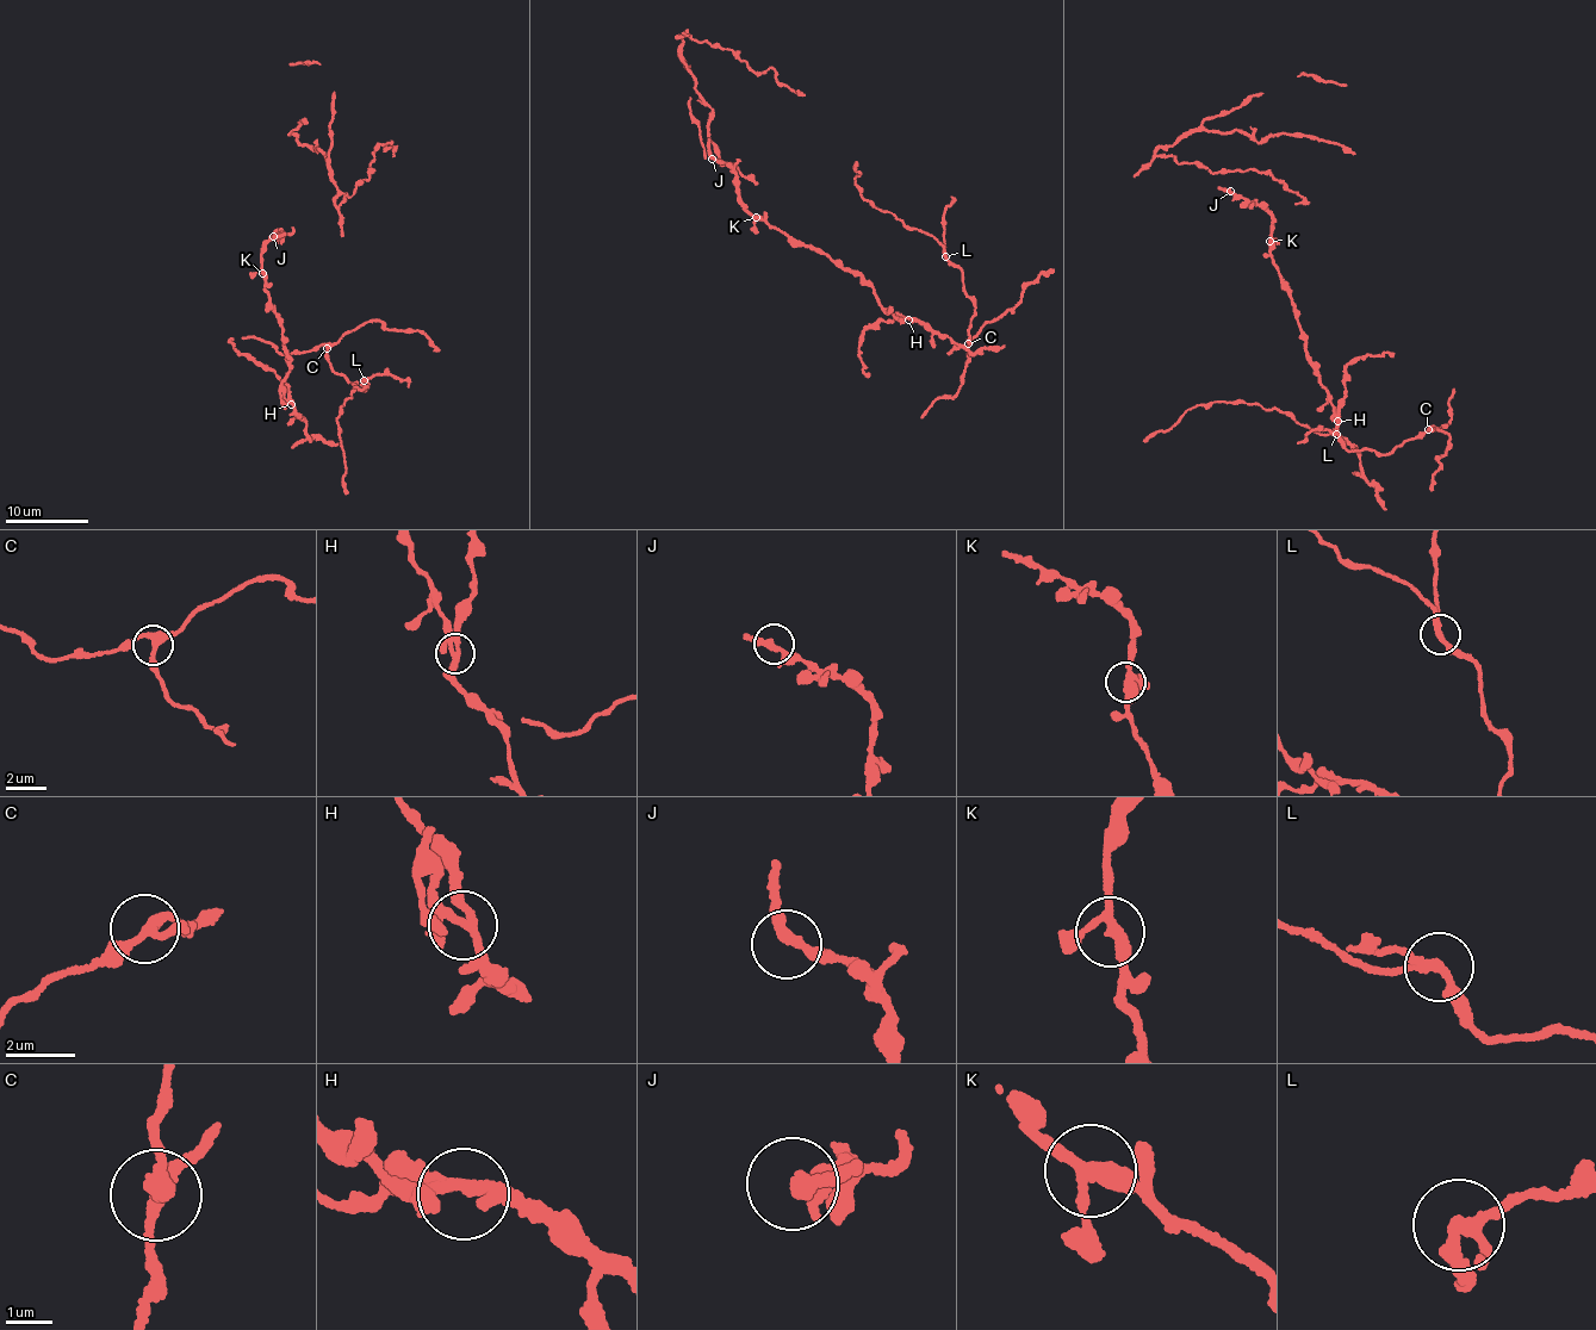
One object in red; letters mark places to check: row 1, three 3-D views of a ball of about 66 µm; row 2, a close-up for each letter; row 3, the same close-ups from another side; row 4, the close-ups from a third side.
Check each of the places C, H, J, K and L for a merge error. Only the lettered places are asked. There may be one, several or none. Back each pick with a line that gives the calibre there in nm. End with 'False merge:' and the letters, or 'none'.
False merge: none

